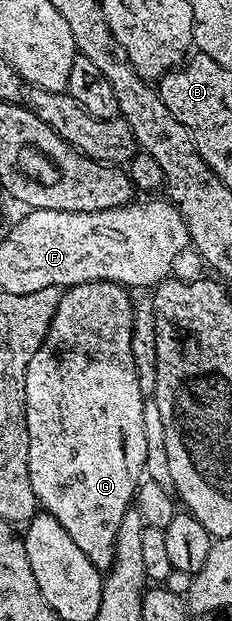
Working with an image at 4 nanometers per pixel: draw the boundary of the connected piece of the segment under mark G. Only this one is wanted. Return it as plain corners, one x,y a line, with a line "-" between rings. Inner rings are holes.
87,282
77,286
69,286
60,295
60,303
52,317
52,323
44,342
30,356
30,364
26,368
26,428
28,429
28,475
30,488
34,488
39,509
45,514
54,516
66,532
70,532
70,540
86,552
90,564
100,566
100,550
111,552
116,547
118,524
122,524
122,516
133,505
136,490
139,488
146,471
146,428
144,427
144,403
146,396
138,384
136,361
132,355
132,307
134,298
129,291
116,282

